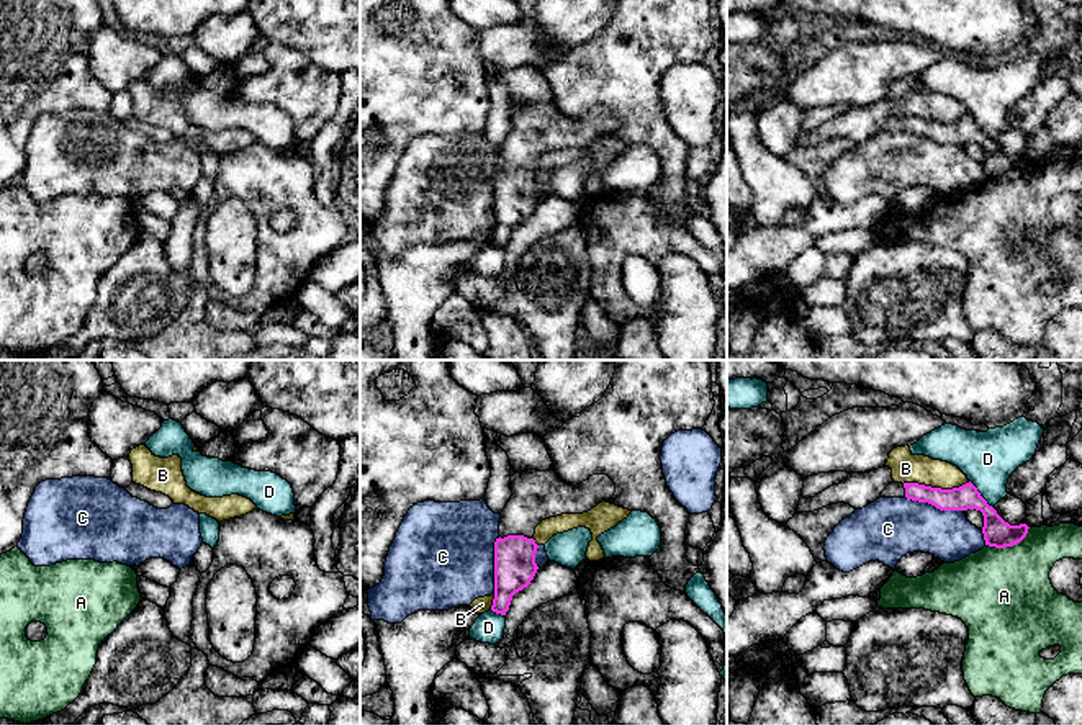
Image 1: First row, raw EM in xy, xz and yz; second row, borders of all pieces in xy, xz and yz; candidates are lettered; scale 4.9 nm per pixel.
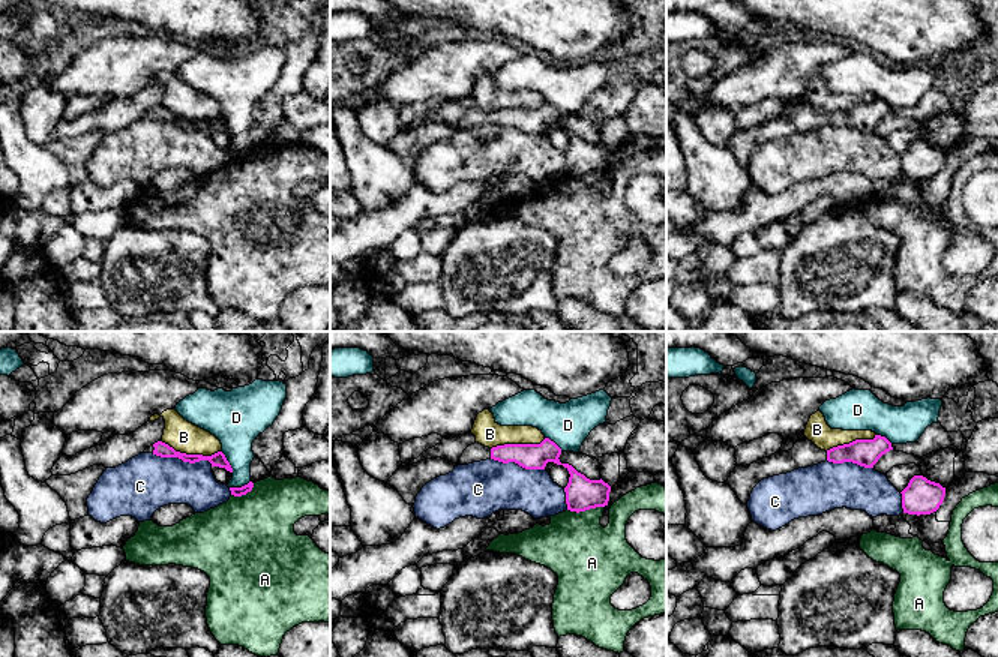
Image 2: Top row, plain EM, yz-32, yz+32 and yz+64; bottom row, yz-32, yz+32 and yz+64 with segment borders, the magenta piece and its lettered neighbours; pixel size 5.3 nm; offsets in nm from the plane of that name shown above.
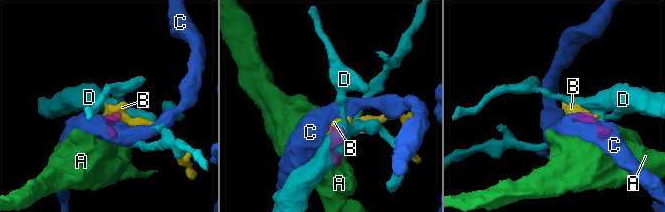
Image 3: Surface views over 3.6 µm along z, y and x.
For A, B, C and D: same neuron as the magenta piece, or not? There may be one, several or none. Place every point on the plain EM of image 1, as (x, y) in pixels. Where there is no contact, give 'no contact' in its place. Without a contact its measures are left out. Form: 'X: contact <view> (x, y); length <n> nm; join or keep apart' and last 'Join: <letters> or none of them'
A: contact yz (1009, 179); length 240 nm; keep apart
B: contact yz (935, 121); length 340 nm; keep apart
C: contact yz (935, 139); length 300 nm; keep apart
D: contact yz (979, 128); length 180 nm; keep apart
Join: none of them

